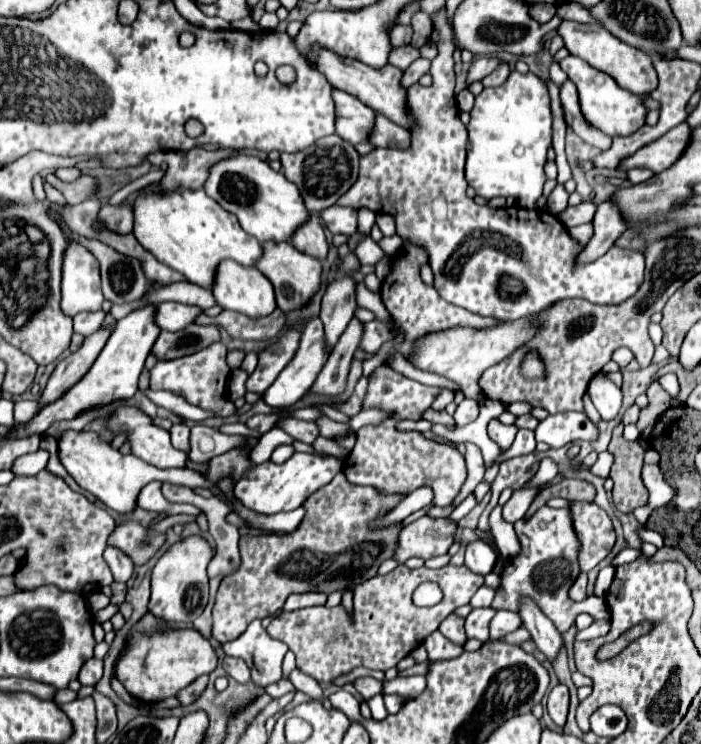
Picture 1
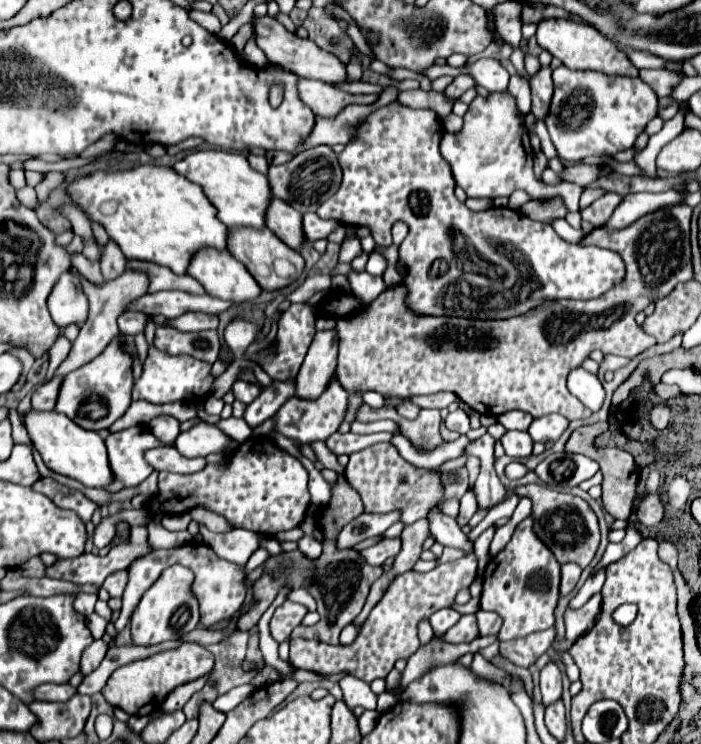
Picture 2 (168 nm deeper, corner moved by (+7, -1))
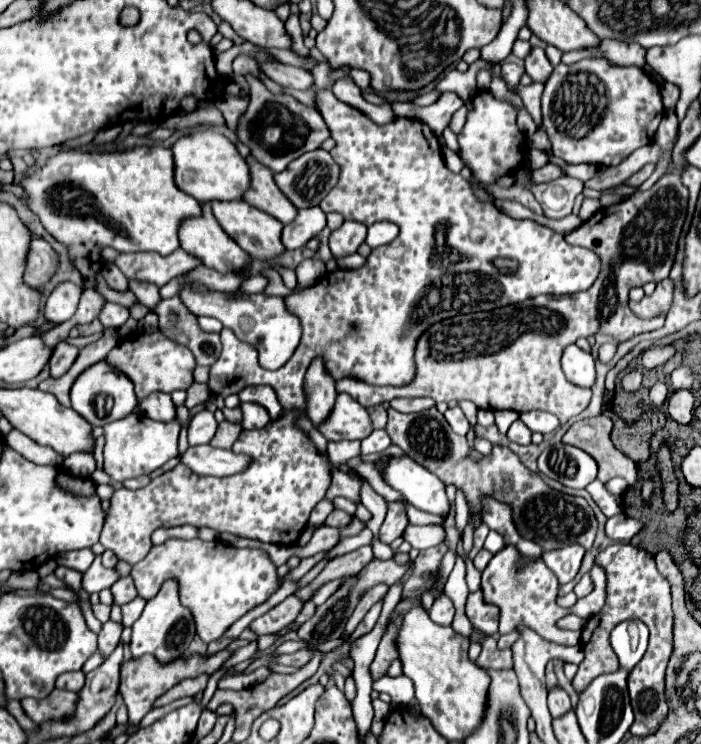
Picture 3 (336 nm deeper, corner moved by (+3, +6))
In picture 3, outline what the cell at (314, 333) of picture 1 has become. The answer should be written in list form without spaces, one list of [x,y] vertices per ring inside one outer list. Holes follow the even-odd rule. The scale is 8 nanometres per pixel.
[[[242,404],[242,428],[244,430],[254,430],[254,428],[264,428],[270,422],[270,416],[264,408],[260,408],[258,404]]]

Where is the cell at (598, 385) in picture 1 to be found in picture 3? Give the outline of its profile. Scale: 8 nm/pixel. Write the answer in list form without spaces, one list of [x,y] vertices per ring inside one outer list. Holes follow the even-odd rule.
[[[570,344],[568,348],[564,348],[564,354],[562,354],[562,370],[564,370],[566,378],[570,382],[578,384],[578,386],[590,388],[594,384],[594,378],[596,378],[594,358],[592,358],[590,352],[584,352],[576,344]]]

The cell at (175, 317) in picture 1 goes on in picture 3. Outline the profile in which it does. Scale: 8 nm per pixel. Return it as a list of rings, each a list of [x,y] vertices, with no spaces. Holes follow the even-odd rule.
[[[106,302],[98,314],[98,320],[102,322],[104,328],[120,328],[128,318],[130,318],[128,308],[112,302]]]

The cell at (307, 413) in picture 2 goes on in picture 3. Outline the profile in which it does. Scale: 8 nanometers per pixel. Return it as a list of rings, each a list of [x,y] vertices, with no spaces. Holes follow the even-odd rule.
[[[338,394],[332,414],[318,430],[326,440],[364,440],[374,428],[364,406],[348,394]]]

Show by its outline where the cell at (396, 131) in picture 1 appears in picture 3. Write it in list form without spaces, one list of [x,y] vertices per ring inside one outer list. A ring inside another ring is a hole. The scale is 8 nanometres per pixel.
[[[250,74],[246,80],[250,82],[250,106],[238,120],[236,136],[250,148],[250,154],[274,174],[288,168],[288,164],[298,156],[316,150],[328,138],[328,128],[316,108],[304,106],[292,96],[272,94],[260,80]]]

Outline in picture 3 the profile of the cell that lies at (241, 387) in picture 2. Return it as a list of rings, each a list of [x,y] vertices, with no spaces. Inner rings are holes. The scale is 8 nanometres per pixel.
[[[246,386],[238,394],[238,398],[240,398],[240,402],[260,404],[262,408],[266,408],[266,412],[270,414],[272,420],[276,420],[282,414],[282,406],[280,406],[280,402],[270,386]]]

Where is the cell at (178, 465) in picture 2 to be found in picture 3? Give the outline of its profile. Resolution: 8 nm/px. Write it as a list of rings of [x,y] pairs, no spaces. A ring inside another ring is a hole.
[[[190,446],[182,454],[182,464],[190,466],[194,472],[212,476],[232,476],[240,474],[250,466],[252,458],[246,454],[234,454],[232,450],[206,446]]]

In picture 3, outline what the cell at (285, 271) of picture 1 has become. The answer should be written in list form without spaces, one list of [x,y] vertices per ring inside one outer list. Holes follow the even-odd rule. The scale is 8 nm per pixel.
[[[216,200],[216,204],[212,204],[212,212],[216,216],[216,220],[220,222],[220,226],[224,228],[224,232],[244,250],[248,252],[250,258],[260,258],[260,260],[272,260],[276,256],[280,256],[284,252],[282,246],[282,224],[272,218],[270,214],[246,204],[244,200],[228,200],[228,202],[220,202]]]

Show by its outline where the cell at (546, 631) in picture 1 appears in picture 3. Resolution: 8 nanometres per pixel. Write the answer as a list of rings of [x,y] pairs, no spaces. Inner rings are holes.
[[[562,688],[550,690],[550,692],[548,692],[548,708],[550,708],[552,718],[560,718],[560,716],[564,716],[566,712],[570,712],[572,706],[570,706],[568,694],[566,694]]]

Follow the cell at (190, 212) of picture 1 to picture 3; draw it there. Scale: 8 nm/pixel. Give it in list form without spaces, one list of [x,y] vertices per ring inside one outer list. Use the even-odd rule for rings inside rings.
[[[136,146],[132,150],[122,150],[122,152],[80,152],[80,150],[60,150],[58,156],[52,156],[48,158],[48,162],[38,168],[38,170],[30,170],[26,172],[26,176],[18,182],[18,186],[24,188],[24,204],[30,212],[36,214],[36,218],[42,222],[44,230],[48,234],[52,234],[60,244],[64,244],[68,248],[68,258],[70,258],[70,264],[82,274],[82,288],[96,288],[96,272],[98,268],[102,268],[102,250],[106,246],[118,250],[118,252],[158,252],[162,256],[166,256],[168,252],[174,252],[180,244],[178,244],[178,228],[182,224],[184,218],[188,216],[200,216],[200,202],[196,198],[192,198],[190,194],[182,192],[176,188],[174,184],[174,176],[172,176],[172,170],[174,170],[174,160],[172,160],[172,152],[170,148],[164,148],[164,146]],[[58,190],[58,208],[52,200],[52,196],[56,194]]]

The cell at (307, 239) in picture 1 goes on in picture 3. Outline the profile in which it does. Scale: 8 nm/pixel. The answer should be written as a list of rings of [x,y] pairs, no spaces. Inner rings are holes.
[[[248,156],[246,162],[250,168],[250,188],[248,188],[248,192],[244,192],[244,202],[274,216],[282,224],[290,224],[296,218],[298,210],[276,188],[274,174],[266,166],[262,166],[258,160],[254,160],[252,156]]]

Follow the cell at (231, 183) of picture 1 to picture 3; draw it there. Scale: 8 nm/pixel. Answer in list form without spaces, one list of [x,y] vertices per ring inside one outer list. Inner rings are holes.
[[[194,130],[180,136],[174,146],[174,180],[176,186],[200,202],[212,200],[240,200],[250,186],[250,174],[246,160],[238,154],[236,146],[220,132]]]

